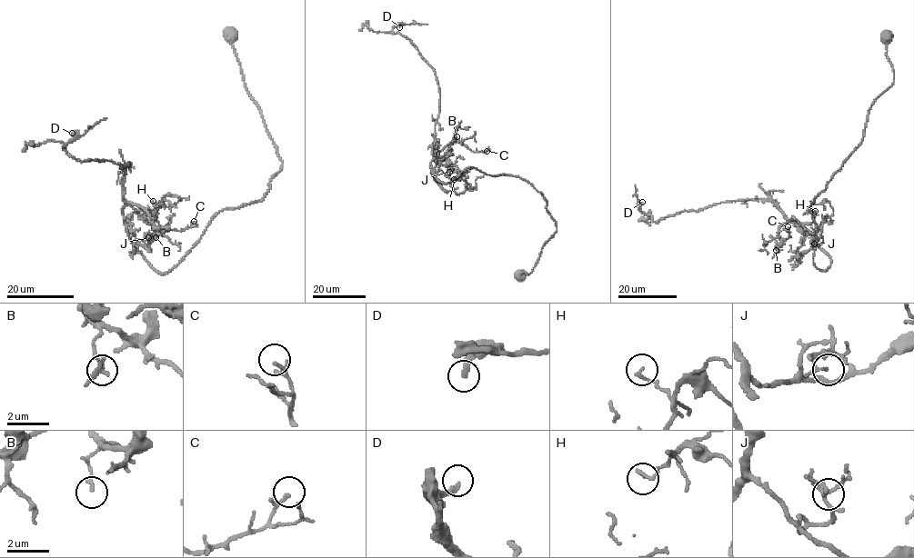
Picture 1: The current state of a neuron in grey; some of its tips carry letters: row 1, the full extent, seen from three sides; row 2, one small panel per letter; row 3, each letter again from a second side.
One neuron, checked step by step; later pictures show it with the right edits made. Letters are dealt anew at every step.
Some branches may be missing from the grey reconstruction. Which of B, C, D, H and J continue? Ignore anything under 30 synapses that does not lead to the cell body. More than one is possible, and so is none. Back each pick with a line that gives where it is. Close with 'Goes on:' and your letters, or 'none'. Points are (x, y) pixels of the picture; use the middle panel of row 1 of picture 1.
D: Place: (399, 27)
Goes on: D

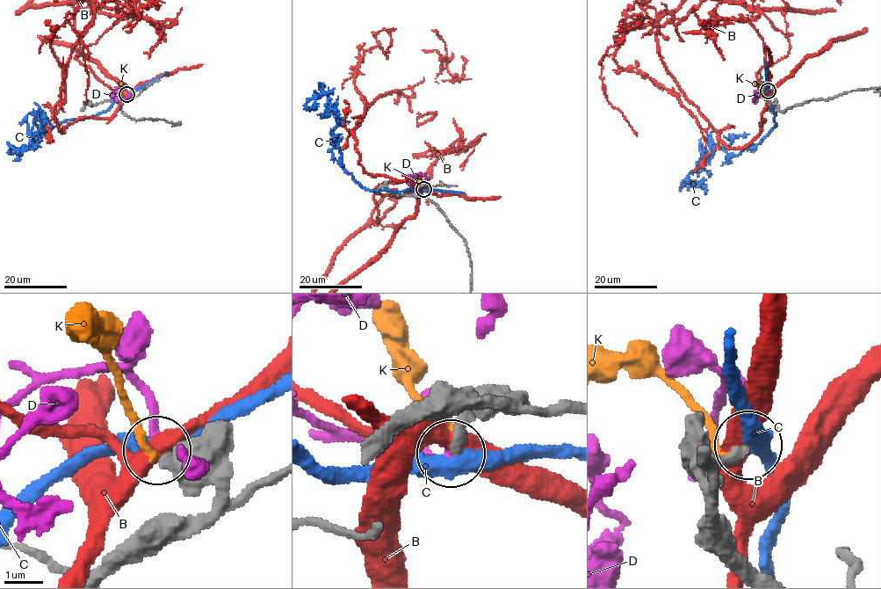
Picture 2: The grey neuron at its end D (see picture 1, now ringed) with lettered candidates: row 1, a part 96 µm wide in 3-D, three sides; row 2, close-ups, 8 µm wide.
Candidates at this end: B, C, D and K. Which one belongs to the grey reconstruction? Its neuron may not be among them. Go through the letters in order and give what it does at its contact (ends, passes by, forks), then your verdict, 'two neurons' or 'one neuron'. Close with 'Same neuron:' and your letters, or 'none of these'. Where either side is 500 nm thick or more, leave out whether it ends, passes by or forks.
B: it forks | two neurons
C: it passes by | two neurons
D: it ends | two neurons
K: it ends | two neurons
Same neuron: none of these

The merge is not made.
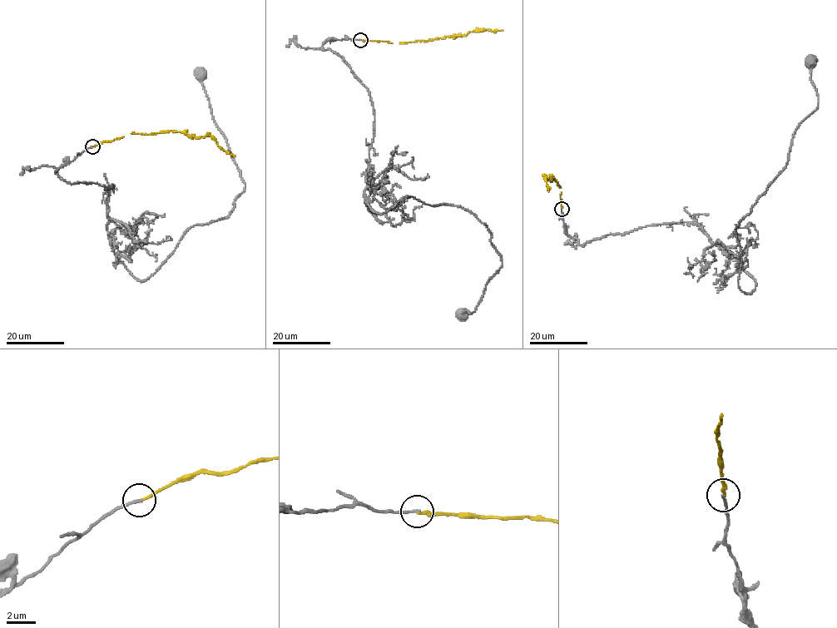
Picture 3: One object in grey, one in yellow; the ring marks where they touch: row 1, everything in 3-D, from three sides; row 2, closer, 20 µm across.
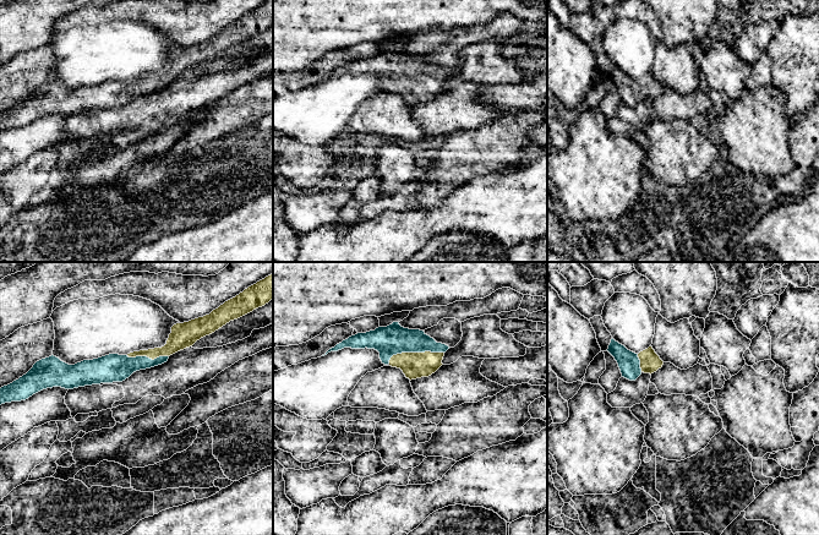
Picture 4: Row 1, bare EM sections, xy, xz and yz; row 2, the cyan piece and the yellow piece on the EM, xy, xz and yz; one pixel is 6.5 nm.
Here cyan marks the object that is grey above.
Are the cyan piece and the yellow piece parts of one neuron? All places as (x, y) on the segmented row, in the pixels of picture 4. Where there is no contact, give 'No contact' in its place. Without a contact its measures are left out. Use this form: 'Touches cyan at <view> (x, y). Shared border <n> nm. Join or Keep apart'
Touches cyan at xz (414, 351). Shared border 380 nm. Join

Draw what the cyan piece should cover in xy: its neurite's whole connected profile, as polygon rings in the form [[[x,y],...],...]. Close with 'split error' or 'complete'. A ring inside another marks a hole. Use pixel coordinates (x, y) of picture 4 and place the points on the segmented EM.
[[[273,274],[249,286],[225,301],[209,315],[171,327],[166,344],[162,348],[133,351],[127,355],[109,354],[93,360],[69,365],[51,355],[37,361],[22,377],[0,388],[0,405],[26,400],[33,394],[53,387],[73,389],[84,386],[122,382],[133,372],[168,361],[169,356],[192,346],[209,335],[273,299]]] | split error

